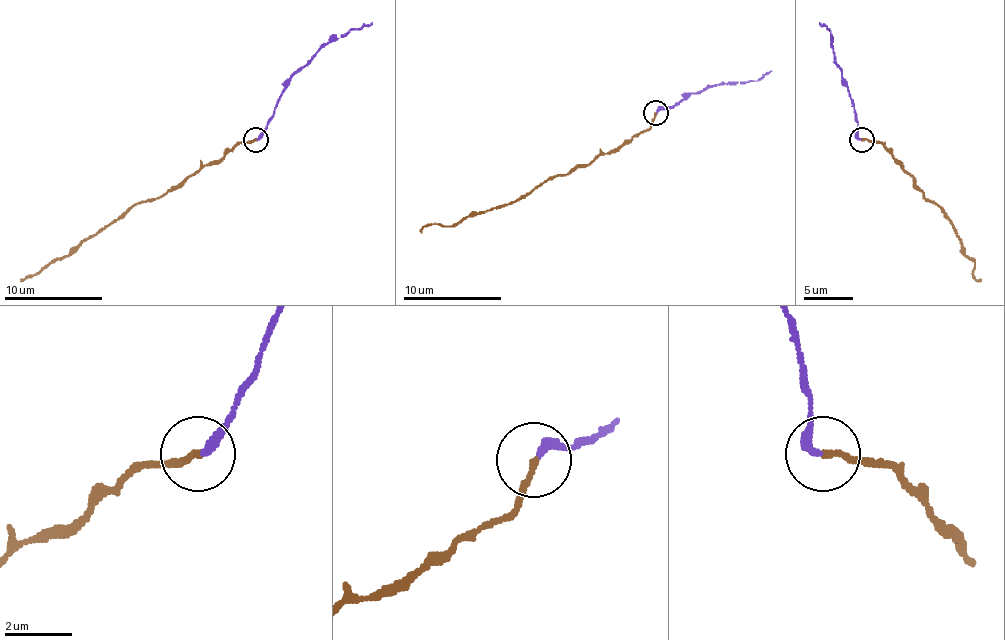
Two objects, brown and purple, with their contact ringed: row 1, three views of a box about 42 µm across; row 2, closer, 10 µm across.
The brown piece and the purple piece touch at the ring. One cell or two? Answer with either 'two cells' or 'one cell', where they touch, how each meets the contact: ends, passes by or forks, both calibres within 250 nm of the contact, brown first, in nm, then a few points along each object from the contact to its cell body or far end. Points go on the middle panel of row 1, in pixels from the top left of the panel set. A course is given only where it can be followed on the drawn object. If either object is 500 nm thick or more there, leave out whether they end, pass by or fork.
two cells | (655, 113) | brown ends | purple ends | 170/280 nm | brown via (655, 112), (652, 124), (618, 149), (534, 186), (524, 196), (472, 213), (450, 225), (430, 223), (420, 233) | purple via (657, 112), (714, 85), (761, 80), (771, 70)

